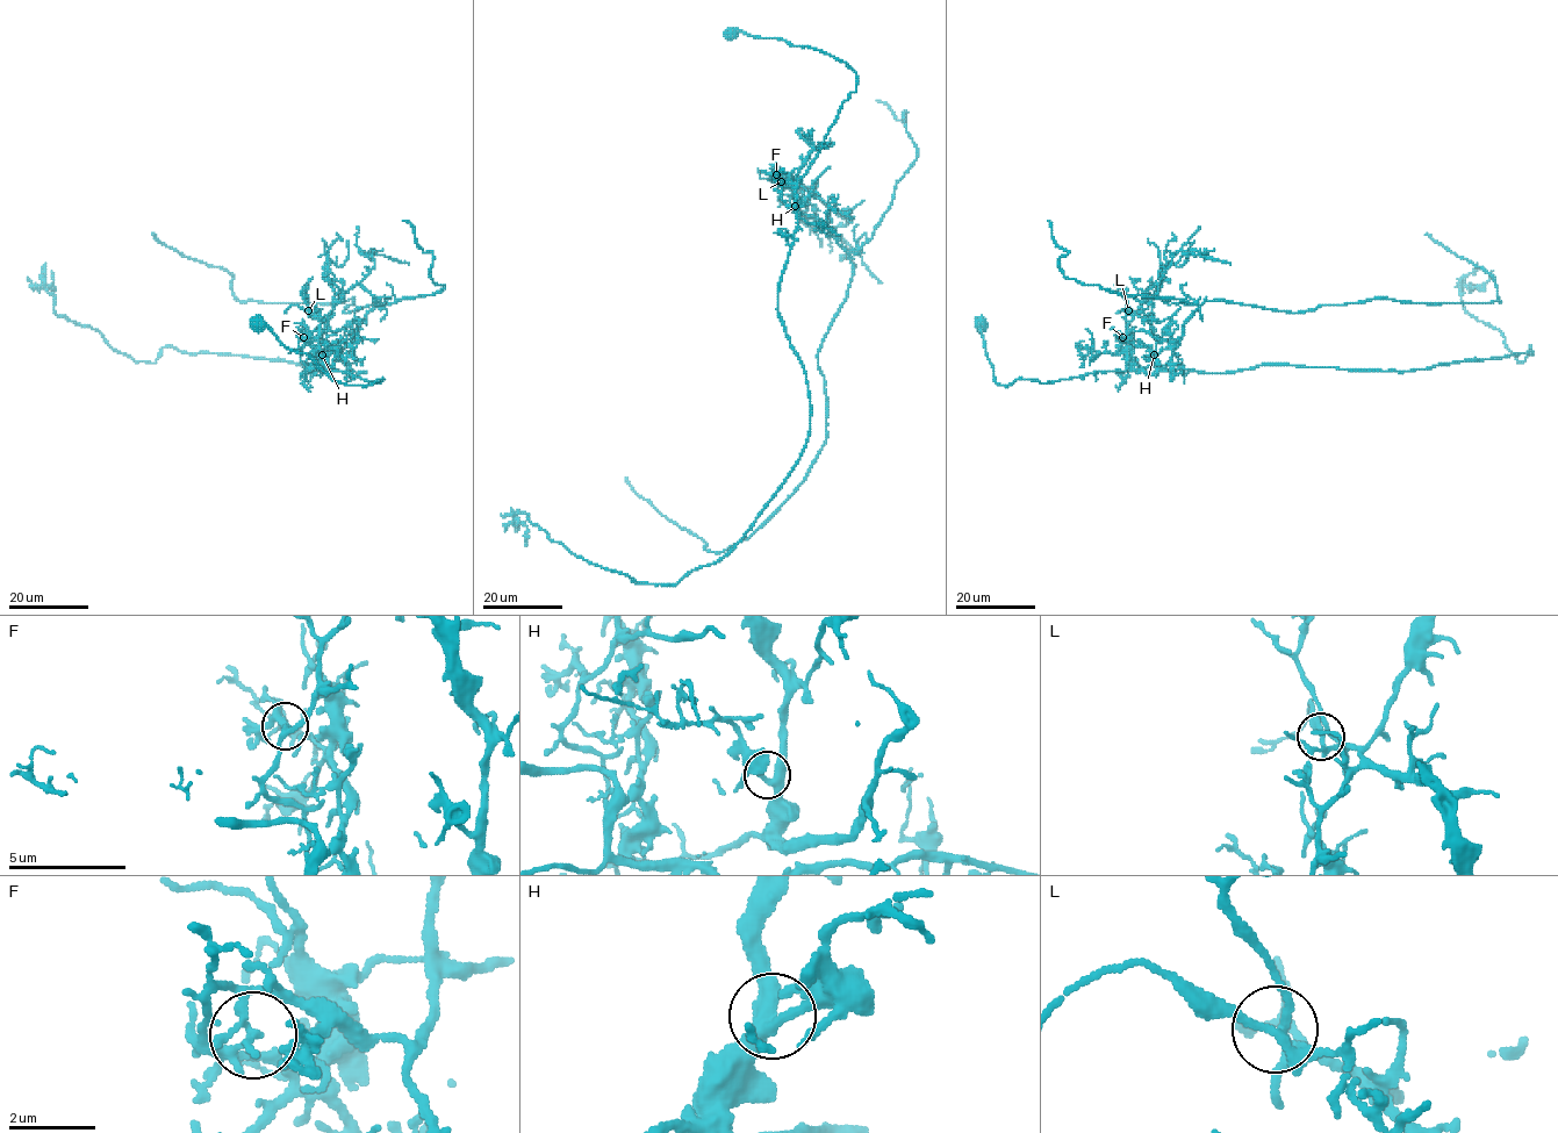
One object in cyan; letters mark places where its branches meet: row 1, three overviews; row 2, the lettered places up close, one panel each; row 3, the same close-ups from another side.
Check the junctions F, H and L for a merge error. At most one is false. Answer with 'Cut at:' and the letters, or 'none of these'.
Cut at: F

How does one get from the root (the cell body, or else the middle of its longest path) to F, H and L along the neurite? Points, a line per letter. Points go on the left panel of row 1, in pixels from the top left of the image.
F: (257, 325), (306, 353), (336, 380), (368, 386), (383, 380), (368, 382), (329, 371), (302, 337)
H: (257, 325), (306, 353), (336, 380), (368, 386), (383, 380), (368, 382), (346, 372), (307, 368), (322, 355)
L: (257, 325), (336, 380), (383, 380), (329, 371), (310, 343), (320, 322), (308, 310)

